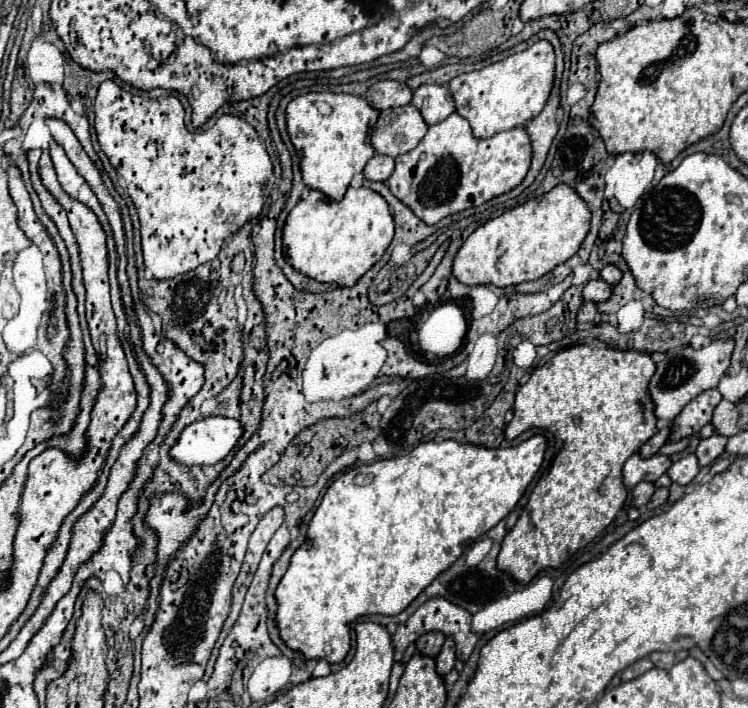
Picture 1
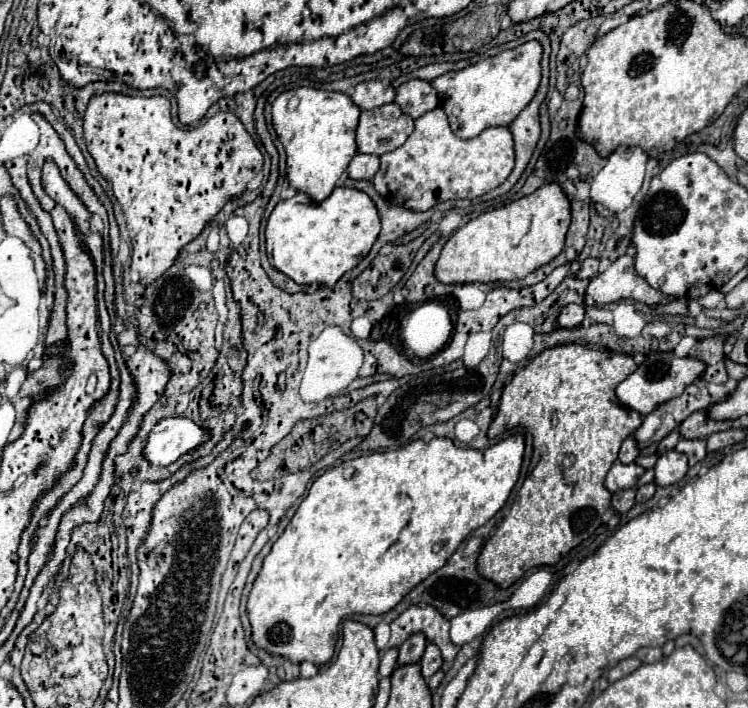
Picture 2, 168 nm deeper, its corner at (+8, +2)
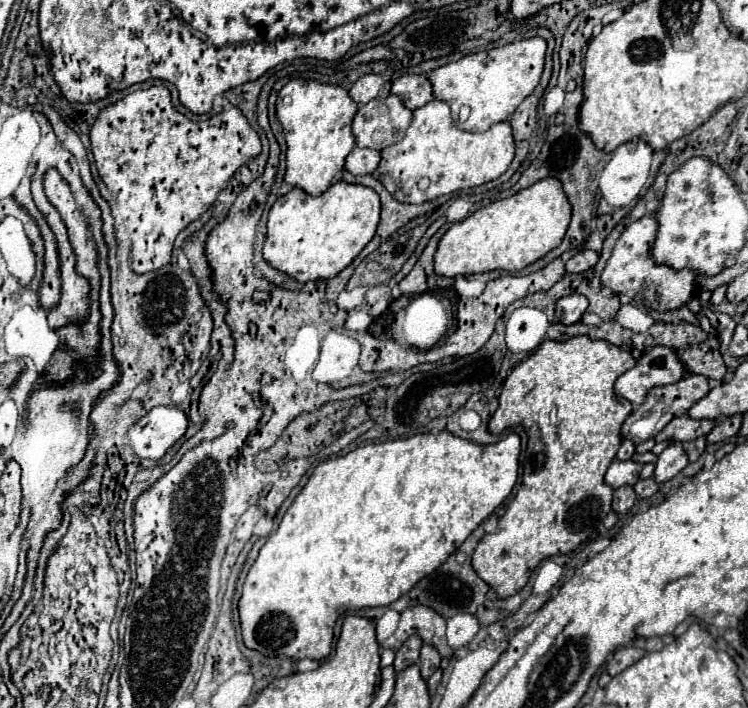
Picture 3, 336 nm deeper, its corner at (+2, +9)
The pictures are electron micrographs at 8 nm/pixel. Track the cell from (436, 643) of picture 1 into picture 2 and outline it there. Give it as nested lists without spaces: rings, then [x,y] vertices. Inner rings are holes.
[[[414,634],[410,636],[402,646],[400,646],[400,656],[398,664],[414,664],[420,662],[422,654],[426,648],[426,636],[424,634]]]

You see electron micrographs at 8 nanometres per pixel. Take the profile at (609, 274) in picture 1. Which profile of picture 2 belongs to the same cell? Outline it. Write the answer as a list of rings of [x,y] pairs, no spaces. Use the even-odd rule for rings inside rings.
[[[586,258],[582,262],[582,270],[576,274],[576,278],[594,278],[598,274],[598,264],[600,264],[598,258]]]

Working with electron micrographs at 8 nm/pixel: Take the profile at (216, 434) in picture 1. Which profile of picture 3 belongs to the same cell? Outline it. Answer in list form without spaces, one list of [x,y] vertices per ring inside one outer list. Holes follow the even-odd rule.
[[[168,405],[150,409],[126,433],[126,445],[140,459],[160,459],[186,433],[186,415]]]

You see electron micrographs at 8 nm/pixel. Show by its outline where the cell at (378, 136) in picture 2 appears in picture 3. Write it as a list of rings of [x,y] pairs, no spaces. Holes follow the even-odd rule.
[[[396,95],[376,97],[374,101],[360,105],[352,121],[356,145],[382,151],[384,147],[402,141],[410,117],[412,111],[406,109]]]

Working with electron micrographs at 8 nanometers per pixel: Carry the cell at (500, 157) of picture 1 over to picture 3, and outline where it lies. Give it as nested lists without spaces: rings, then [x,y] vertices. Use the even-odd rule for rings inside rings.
[[[434,99],[412,111],[412,123],[400,143],[382,149],[382,161],[376,175],[396,201],[424,203],[458,189],[498,179],[512,159],[514,139],[508,121],[492,125],[484,133],[462,131],[454,125],[450,107],[444,101]]]

